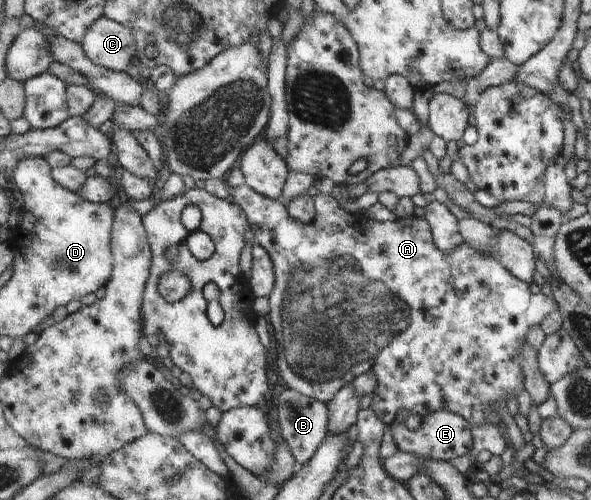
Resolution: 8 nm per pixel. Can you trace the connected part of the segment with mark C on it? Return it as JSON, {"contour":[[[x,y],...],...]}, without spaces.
{"contour":[[[106,16],[91,24],[91,28],[88,29],[84,42],[81,45],[86,56],[92,62],[119,73],[128,72],[130,65],[137,62],[137,38],[133,30]]]}

